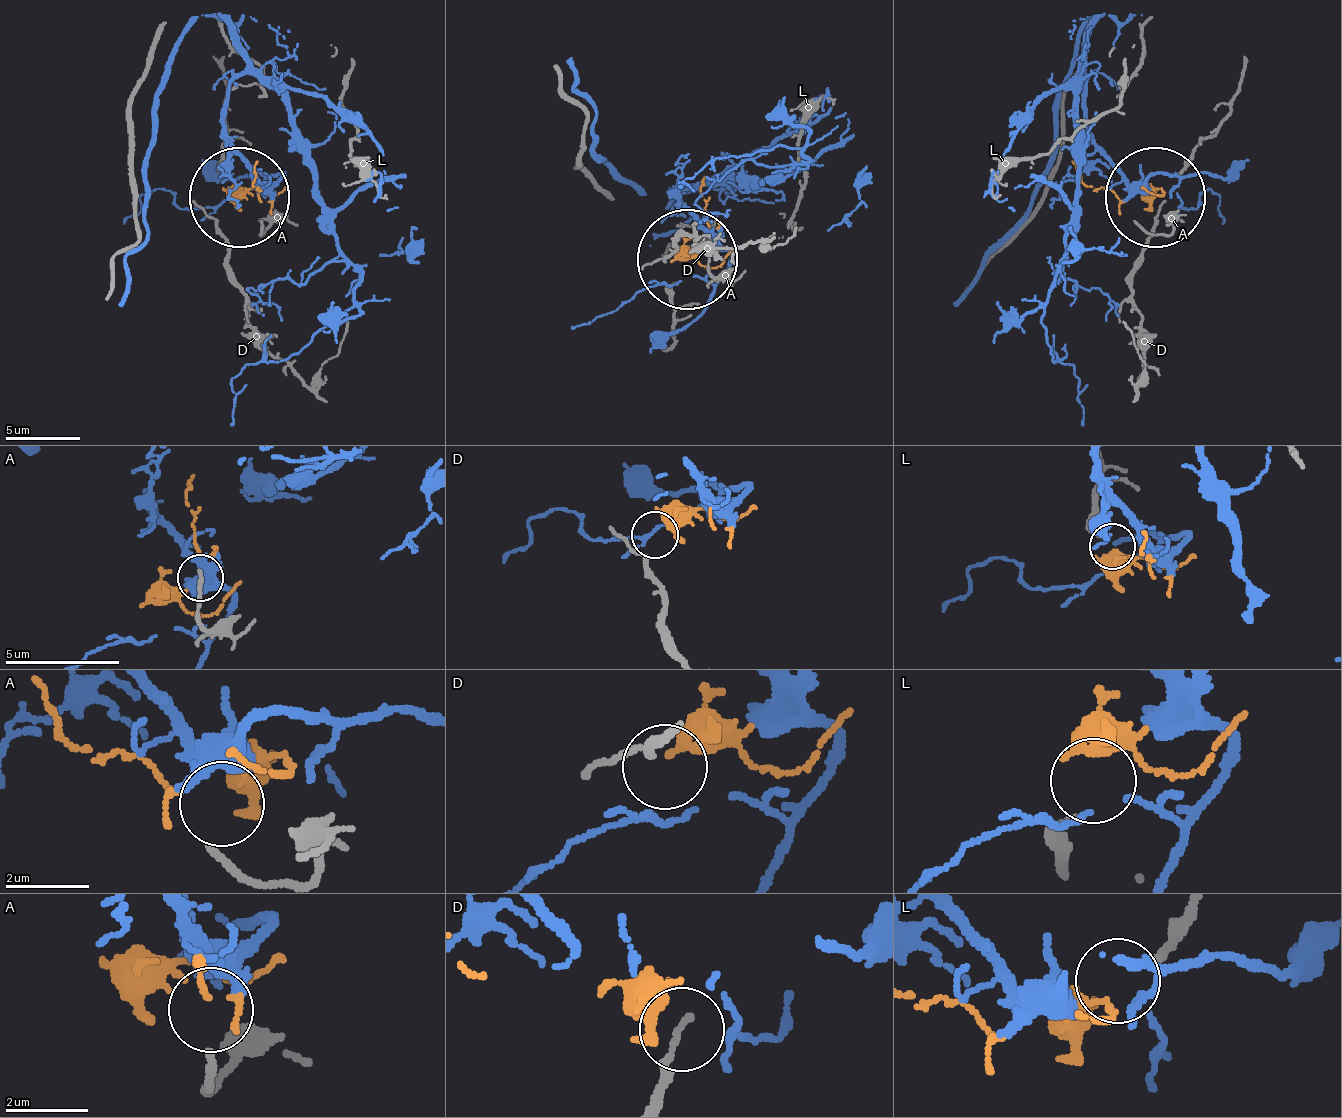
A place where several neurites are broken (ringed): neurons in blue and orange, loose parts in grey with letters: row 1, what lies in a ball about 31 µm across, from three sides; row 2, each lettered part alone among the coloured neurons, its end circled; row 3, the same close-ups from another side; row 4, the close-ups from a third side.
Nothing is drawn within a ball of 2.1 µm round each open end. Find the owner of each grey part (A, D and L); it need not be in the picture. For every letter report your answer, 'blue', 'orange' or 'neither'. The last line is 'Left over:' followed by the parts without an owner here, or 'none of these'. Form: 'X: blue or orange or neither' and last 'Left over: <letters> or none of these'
A: blue
D: neither
L: orange
Left over: D

